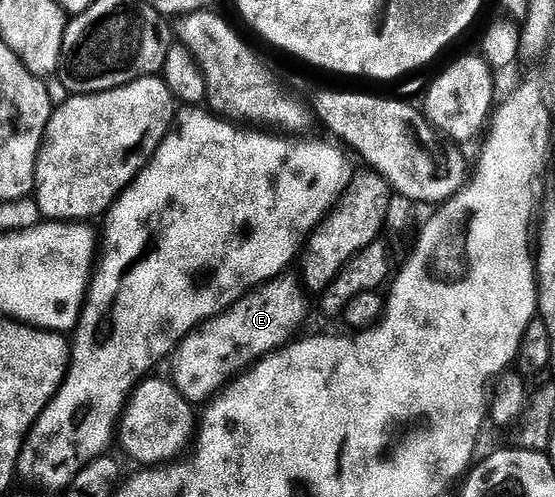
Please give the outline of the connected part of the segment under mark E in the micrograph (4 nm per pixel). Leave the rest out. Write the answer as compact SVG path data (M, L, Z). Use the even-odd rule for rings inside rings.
M279 278L255 288L239 304L221 316L206 321L174 350L172 382L191 405L202 406L218 395L232 378L247 371L255 362L291 343L306 320L304 288L297 279Z

